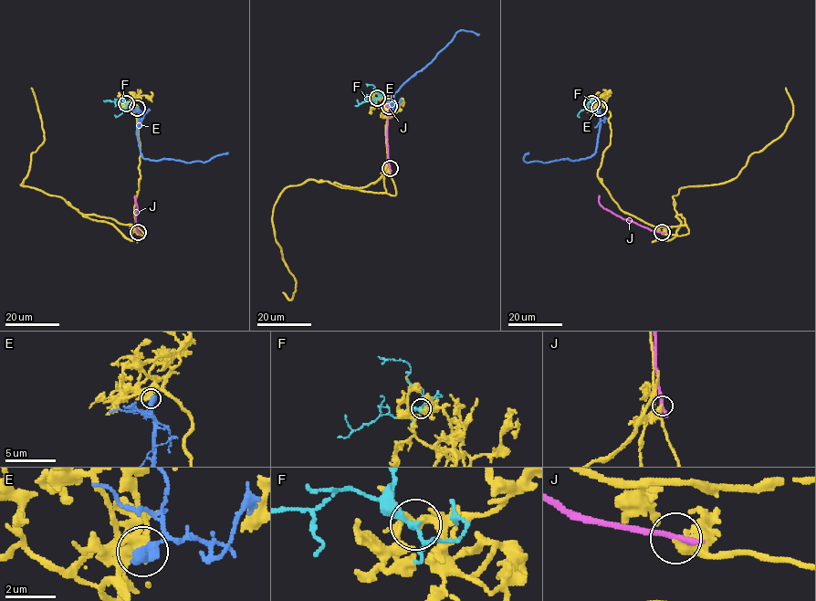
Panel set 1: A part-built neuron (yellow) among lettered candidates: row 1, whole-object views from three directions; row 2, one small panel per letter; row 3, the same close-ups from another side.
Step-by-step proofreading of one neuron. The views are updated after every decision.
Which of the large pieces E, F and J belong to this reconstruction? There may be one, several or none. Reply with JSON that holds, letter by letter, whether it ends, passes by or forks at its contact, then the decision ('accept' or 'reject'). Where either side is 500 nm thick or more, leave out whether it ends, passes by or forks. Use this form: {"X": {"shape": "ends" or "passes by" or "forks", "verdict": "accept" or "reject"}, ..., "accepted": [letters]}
{"E": {"verdict": "reject"}, "F": {"shape": "forks", "verdict": "reject"}, "J": {"shape": "ends", "verdict": "reject"}, "accepted": []}

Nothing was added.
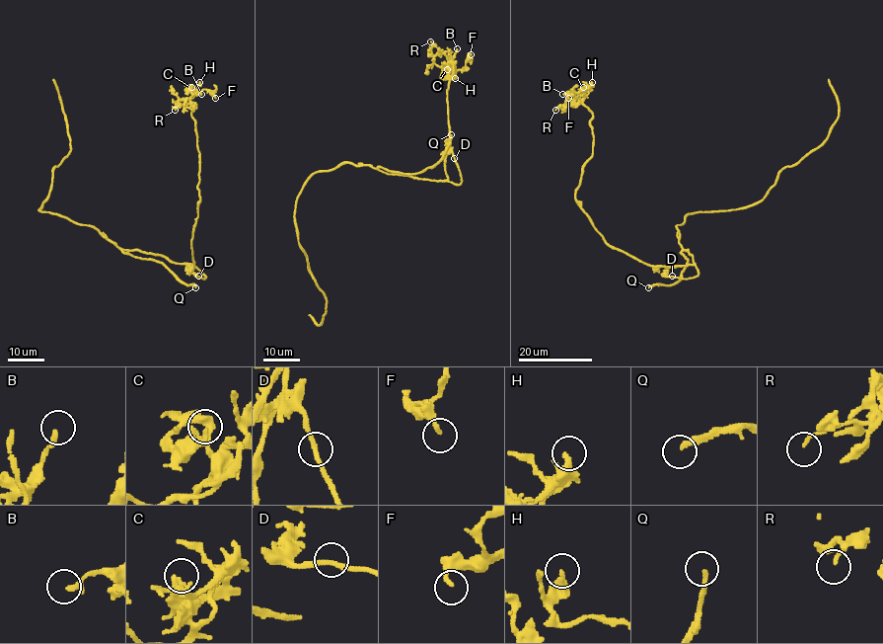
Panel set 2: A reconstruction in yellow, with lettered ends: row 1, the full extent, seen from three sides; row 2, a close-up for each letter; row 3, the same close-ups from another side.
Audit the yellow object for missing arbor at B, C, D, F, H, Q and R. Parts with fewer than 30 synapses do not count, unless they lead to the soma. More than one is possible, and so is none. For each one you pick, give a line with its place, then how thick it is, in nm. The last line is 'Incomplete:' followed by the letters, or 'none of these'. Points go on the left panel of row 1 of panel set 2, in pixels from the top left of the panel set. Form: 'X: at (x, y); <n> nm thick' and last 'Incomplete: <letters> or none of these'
Q: at (195, 287); 220 nm thick
Incomplete: Q

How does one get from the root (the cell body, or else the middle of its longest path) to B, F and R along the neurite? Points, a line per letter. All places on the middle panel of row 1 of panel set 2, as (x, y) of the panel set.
B: (401, 174), (447, 179), (447, 90), (455, 61), (453, 79), (447, 78), (444, 64), (457, 48)
F: (401, 174), (447, 179), (447, 90), (455, 61), (455, 78), (447, 78), (446, 69), (462, 69), (471, 54)
R: (401, 174), (447, 179), (447, 90), (455, 61), (455, 78), (447, 78), (449, 71), (434, 62), (430, 41)

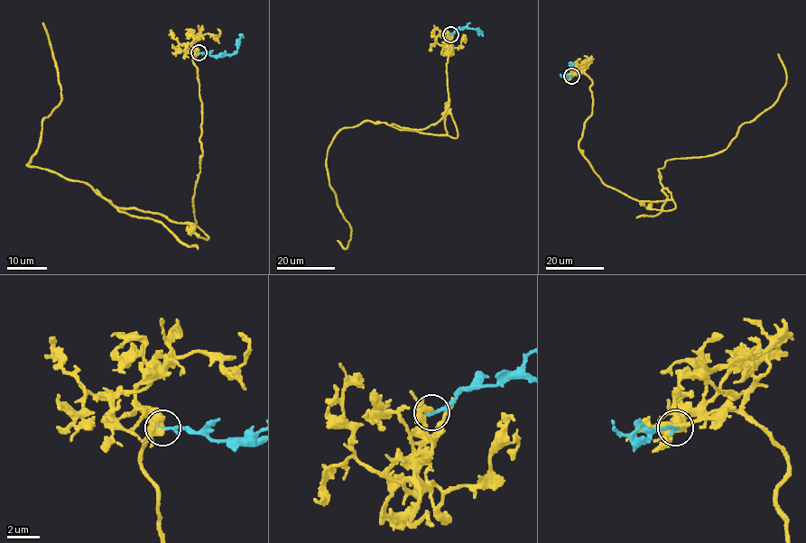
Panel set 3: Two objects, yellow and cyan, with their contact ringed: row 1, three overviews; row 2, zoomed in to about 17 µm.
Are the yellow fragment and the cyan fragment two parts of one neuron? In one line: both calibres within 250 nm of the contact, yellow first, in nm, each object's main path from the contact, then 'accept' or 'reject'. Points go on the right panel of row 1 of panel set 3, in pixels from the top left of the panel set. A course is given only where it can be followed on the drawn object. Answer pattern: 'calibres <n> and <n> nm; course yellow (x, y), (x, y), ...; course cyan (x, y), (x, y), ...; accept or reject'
calibres 340 and 200 nm; course yellow (571, 75), (592, 81), (579, 150), (594, 172), (671, 200), (659, 169), (723, 151), (768, 109), (778, 53); course cyan (571, 75), (566, 78), (569, 64), (574, 64); accept

